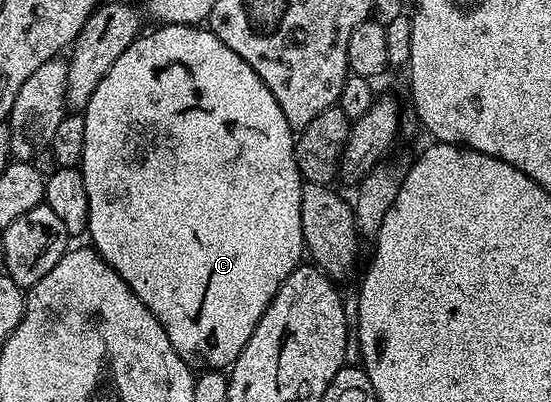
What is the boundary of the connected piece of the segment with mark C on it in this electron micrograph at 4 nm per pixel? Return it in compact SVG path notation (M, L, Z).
M159 24L151 33L143 32L128 51L108 67L108 75L104 75L104 79L100 79L100 87L92 91L92 99L88 99L82 118L84 155L80 168L84 188L88 190L86 233L90 237L89 244L115 269L120 279L132 287L140 303L156 315L172 347L176 347L176 355L180 355L186 365L195 371L203 366L210 371L225 370L234 364L240 351L244 351L248 339L252 339L256 323L260 323L284 279L288 279L288 275L292 275L292 271L304 261L300 227L300 195L304 182L294 154L296 133L290 128L288 119L284 119L284 111L280 111L276 95L272 95L264 79L260 79L260 75L256 75L256 71L252 71L236 51L232 51L232 47L224 44L208 27Z

